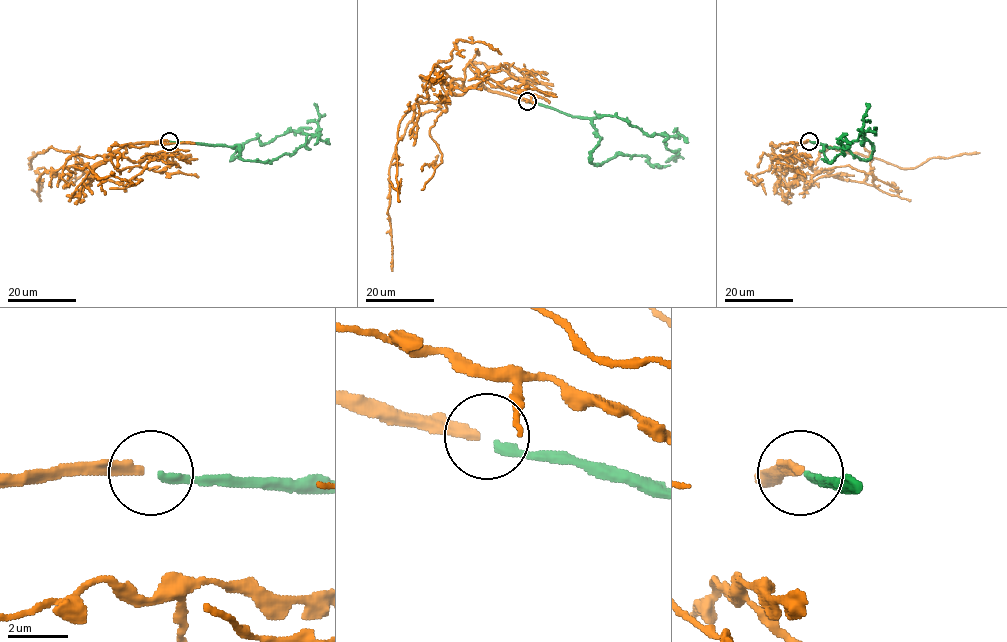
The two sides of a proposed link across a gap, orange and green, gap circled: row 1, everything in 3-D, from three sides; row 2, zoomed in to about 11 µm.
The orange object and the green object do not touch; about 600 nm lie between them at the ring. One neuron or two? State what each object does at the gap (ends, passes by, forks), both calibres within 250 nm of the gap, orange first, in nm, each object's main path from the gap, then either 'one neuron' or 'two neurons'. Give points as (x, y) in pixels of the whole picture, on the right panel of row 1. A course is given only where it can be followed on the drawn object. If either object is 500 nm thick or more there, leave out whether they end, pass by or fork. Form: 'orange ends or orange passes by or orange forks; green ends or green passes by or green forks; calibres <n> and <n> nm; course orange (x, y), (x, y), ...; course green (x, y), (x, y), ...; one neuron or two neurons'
orange ends; green ends; calibres 360 and 300 nm; course orange (809, 141), (794, 147), (803, 166), (832, 148), (902, 168), (914, 168), (933, 157), (949, 158), (979, 152); course green (810, 141), (826, 146), (824, 161), (832, 161), (844, 154), (843, 146), (856, 141), (862, 126), (866, 103); two neurons

